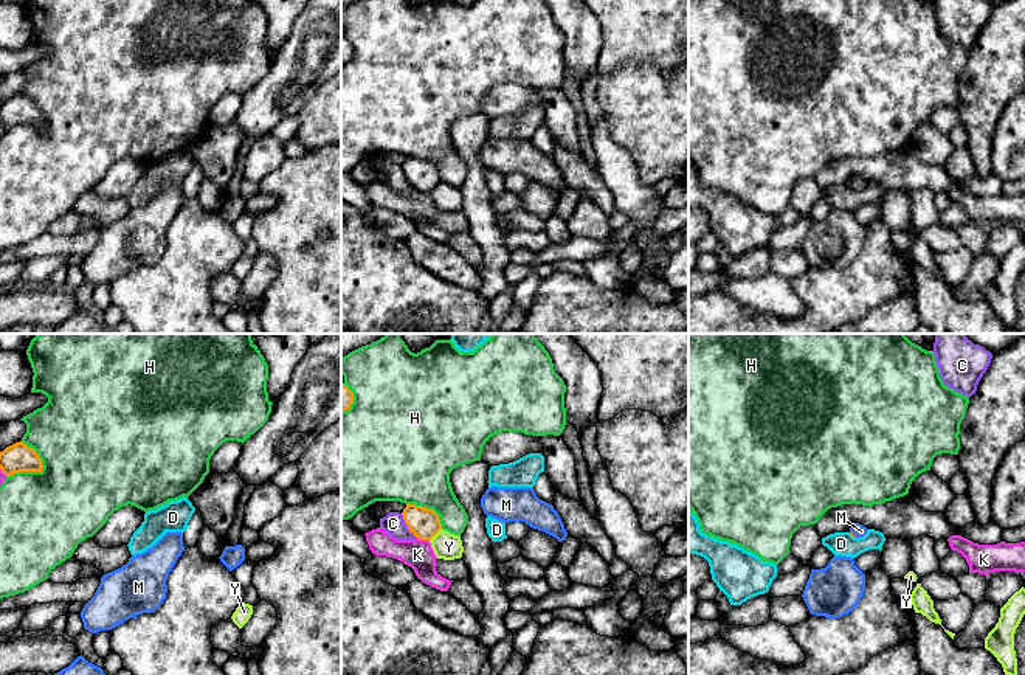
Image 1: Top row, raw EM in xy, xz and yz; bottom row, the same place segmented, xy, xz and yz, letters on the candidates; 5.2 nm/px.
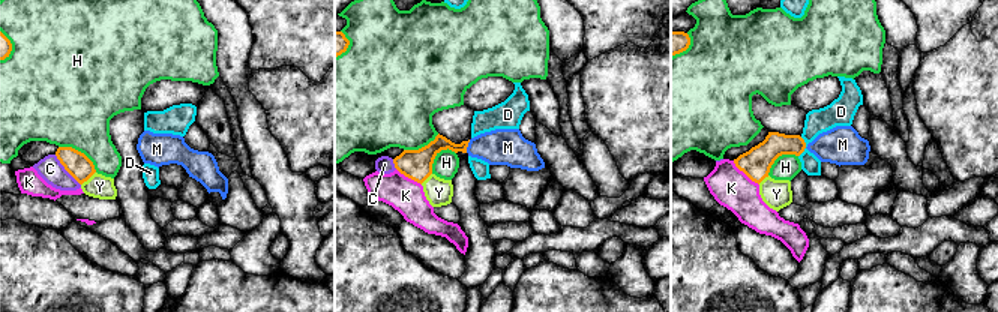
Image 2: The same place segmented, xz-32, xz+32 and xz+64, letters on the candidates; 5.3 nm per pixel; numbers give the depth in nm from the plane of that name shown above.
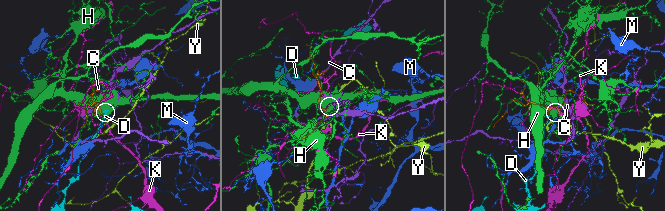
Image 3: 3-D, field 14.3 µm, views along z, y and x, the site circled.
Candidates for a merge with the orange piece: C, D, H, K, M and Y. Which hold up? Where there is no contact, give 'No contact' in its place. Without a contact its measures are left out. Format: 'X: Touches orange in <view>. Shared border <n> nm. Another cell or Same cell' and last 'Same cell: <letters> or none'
C: Touches orange in xz. Shared border 150 nm. Another cell
D: Touches orange in yz. Shared border 40 nm. Another cell
H: Touches orange in xy. Shared border 220 nm. Another cell
K: Touches orange in xz. Shared border 80 nm. Another cell
M: Touches orange in yz. Shared border 40 nm. Same cell
Y: Touches orange in xz. Shared border 100 nm. Another cell
Same cell: M

